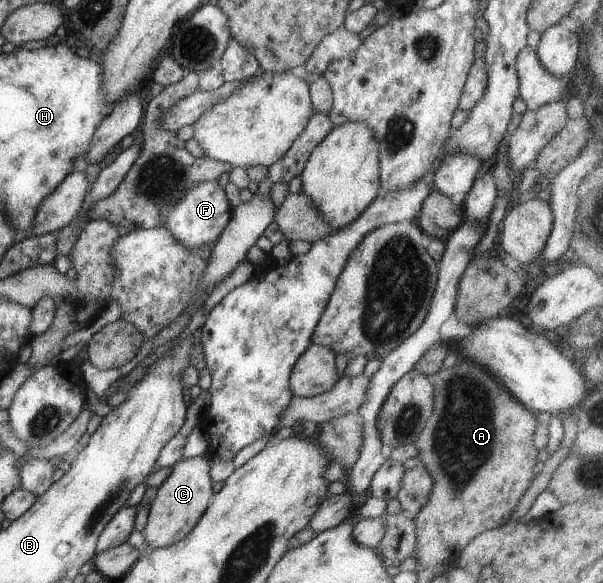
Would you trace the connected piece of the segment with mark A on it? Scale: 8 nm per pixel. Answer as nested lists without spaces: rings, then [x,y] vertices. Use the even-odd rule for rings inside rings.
[[[461,357],[461,359],[452,367],[440,369],[432,377],[434,387],[434,410],[432,415],[428,417],[426,425],[422,429],[417,440],[414,442],[420,461],[426,465],[426,469],[430,473],[433,480],[433,487],[428,497],[428,503],[418,511],[413,517],[413,521],[416,527],[416,538],[417,538],[417,560],[418,566],[428,567],[435,564],[450,563],[454,565],[458,560],[458,556],[461,554],[462,549],[470,544],[470,541],[474,537],[478,537],[480,533],[496,529],[504,524],[510,516],[513,514],[514,507],[518,505],[520,498],[526,493],[528,488],[532,485],[535,479],[534,466],[538,463],[537,455],[539,450],[534,445],[534,433],[537,427],[536,414],[529,411],[524,405],[521,405],[511,394],[504,383],[498,379],[498,377],[492,376],[492,371],[488,371],[484,365],[478,365],[476,361],[468,359],[468,357]]]

